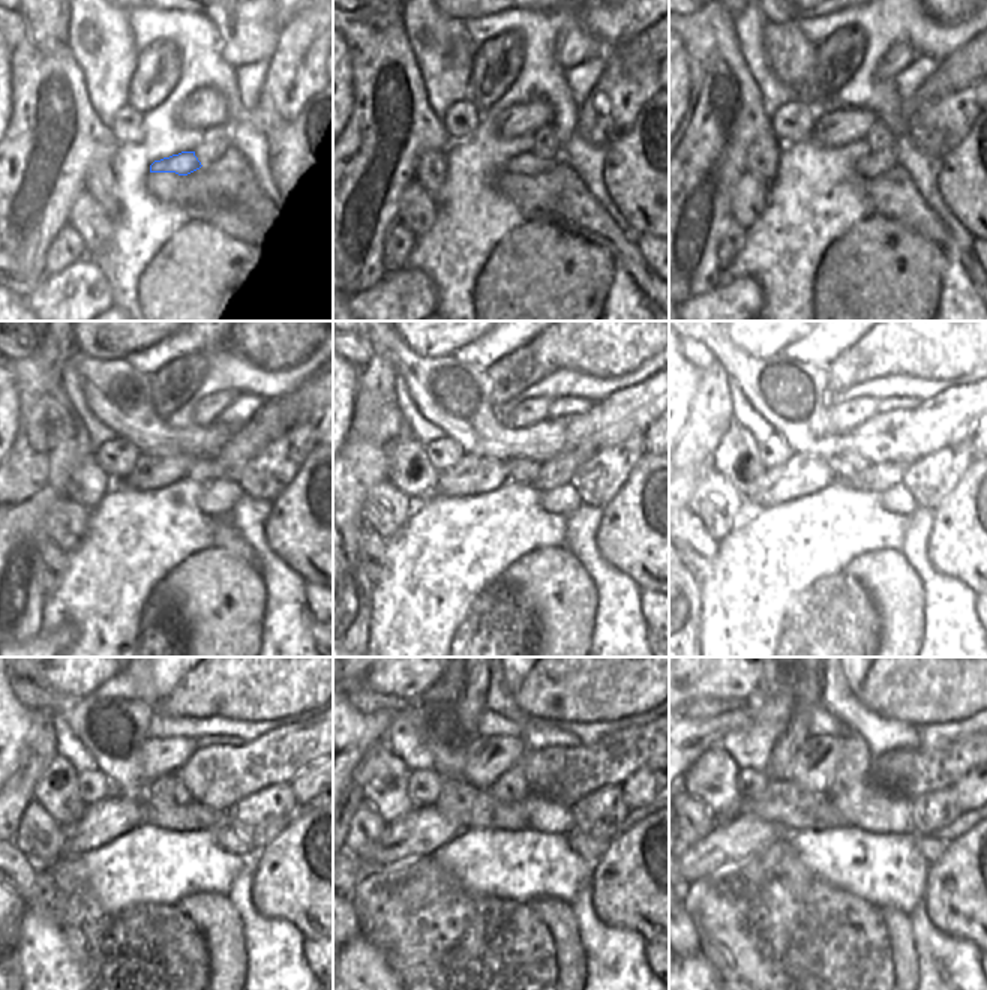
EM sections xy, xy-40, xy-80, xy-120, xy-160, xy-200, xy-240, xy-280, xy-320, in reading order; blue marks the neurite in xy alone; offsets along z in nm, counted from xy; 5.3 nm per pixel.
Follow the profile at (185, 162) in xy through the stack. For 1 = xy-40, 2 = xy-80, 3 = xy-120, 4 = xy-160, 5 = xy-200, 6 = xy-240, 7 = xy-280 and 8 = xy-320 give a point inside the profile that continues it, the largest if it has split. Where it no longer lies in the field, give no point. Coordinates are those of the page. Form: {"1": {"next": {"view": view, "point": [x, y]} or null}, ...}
{"1": {"next": {"view": "xy-40", "point": [527, 164]}}, "2": {"next": {"view": "xy-80", "point": [873, 164]}}, "3": {"next": {"view": "xy-120", "point": [218, 498]}}, "4": {"next": {"view": "xy-160", "point": [564, 500]}}, "5": {"next": {"view": "xy-200", "point": [897, 500]}}, "6": {"next": {"view": "xy-240", "point": [227, 837]}}, "7": {"next": {"view": "xy-280", "point": [591, 849]}}, "8": {"next": {"view": "xy-320", "point": [932, 848]}}}

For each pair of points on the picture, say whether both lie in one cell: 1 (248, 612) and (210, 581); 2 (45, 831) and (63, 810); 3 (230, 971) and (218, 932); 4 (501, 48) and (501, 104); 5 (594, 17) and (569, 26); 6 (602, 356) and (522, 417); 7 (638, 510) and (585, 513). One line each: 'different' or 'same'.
1: same
2: different
3: same
4: different
5: different
6: different
7: different

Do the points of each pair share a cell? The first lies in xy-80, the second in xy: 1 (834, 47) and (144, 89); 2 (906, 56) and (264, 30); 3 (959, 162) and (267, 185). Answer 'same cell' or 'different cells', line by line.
1: same cell
2: same cell
3: different cells

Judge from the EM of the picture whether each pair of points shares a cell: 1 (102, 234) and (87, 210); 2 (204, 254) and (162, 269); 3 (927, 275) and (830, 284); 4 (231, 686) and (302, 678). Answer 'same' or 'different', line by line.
1: same
2: same
3: same
4: same

